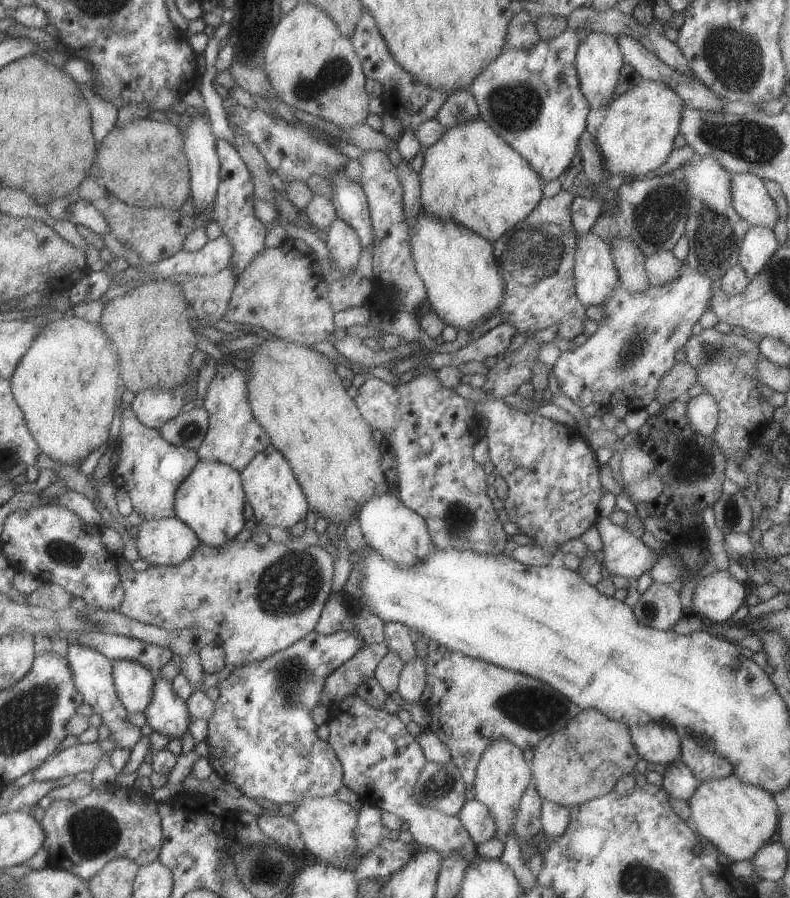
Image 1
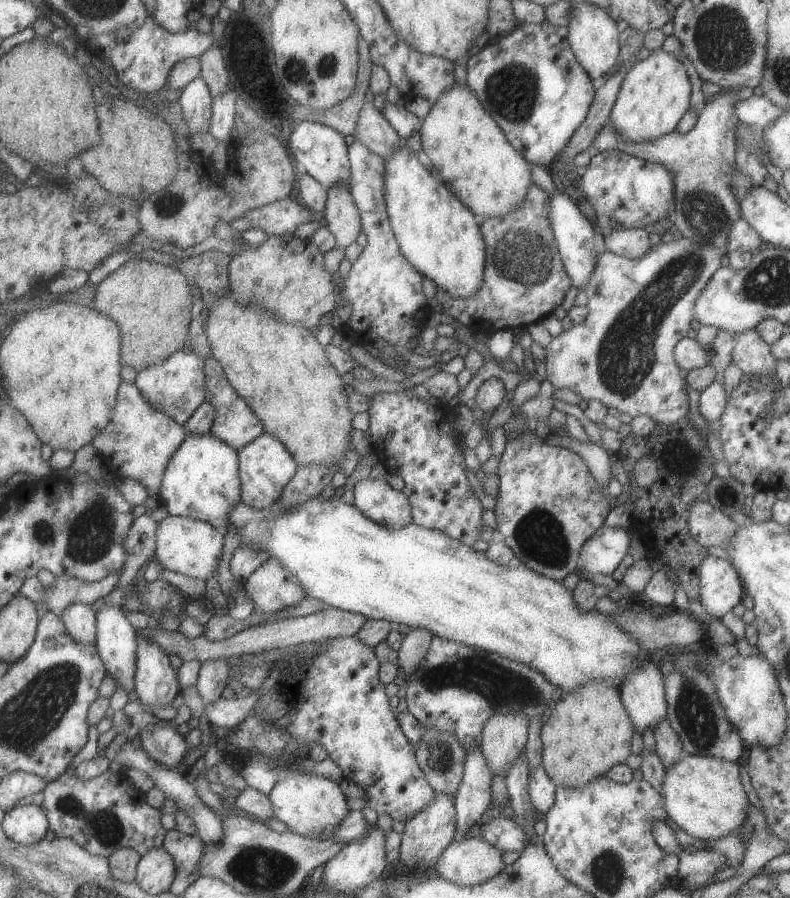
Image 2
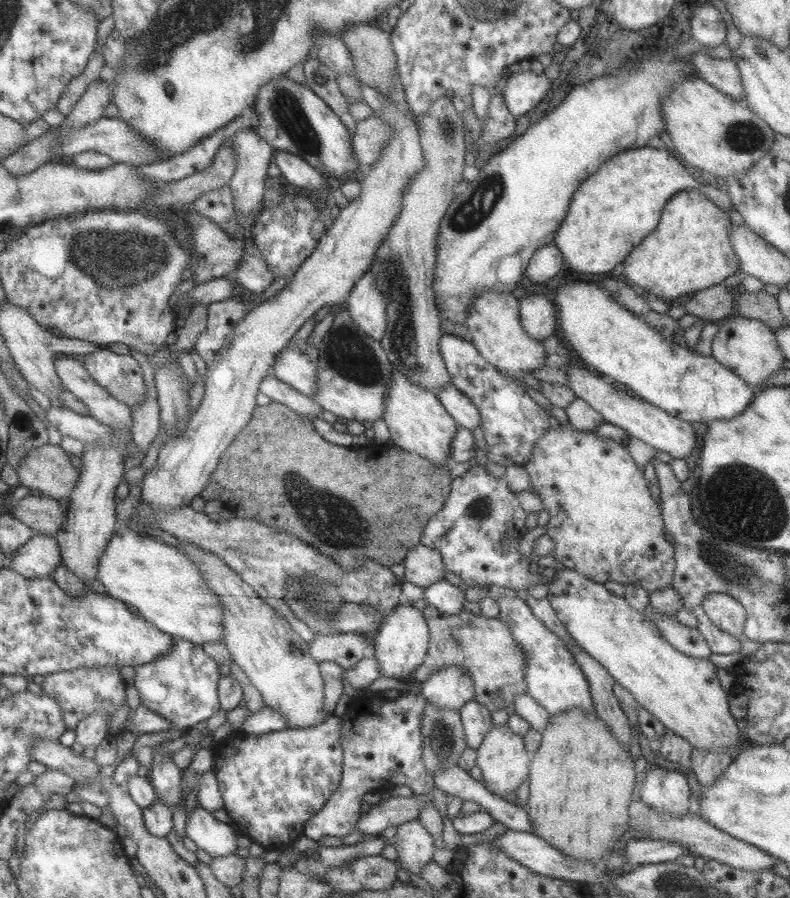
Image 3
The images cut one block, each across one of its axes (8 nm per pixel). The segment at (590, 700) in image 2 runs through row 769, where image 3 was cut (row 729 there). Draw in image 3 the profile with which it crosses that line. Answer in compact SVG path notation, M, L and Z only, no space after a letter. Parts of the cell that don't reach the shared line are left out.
M575 707L568 712L549 716L541 734L540 746L531 754L527 776L529 798L525 811L531 833L577 862L609 860L612 847L618 844L623 832L629 830L629 803L638 780L633 758L596 714L594 716Z

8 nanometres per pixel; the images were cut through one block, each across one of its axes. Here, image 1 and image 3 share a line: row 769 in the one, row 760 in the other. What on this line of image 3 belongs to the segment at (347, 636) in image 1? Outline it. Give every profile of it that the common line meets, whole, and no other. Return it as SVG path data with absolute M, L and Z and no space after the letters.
M329 716L318 726L312 728L295 728L284 729L277 732L269 732L261 735L247 735L242 733L232 733L225 740L214 743L212 751L212 769L214 769L215 777L221 799L223 799L223 807L228 816L232 819L232 825L239 835L248 837L252 842L259 844L265 850L286 850L291 847L291 844L303 834L305 821L318 812L325 804L331 794L335 791L342 774L342 749L339 743L340 725L338 724L337 716Z

